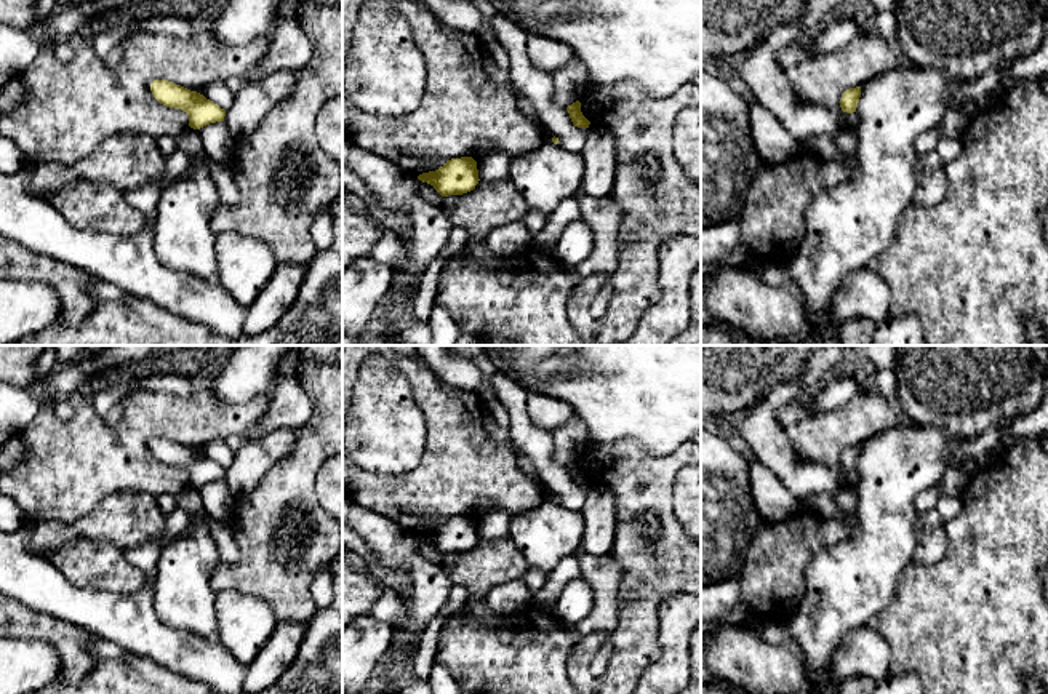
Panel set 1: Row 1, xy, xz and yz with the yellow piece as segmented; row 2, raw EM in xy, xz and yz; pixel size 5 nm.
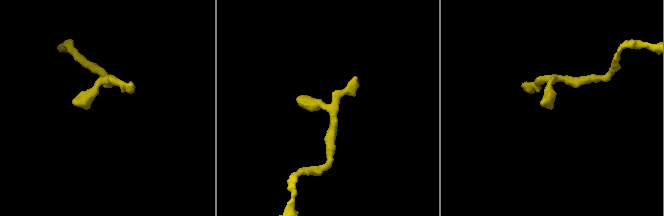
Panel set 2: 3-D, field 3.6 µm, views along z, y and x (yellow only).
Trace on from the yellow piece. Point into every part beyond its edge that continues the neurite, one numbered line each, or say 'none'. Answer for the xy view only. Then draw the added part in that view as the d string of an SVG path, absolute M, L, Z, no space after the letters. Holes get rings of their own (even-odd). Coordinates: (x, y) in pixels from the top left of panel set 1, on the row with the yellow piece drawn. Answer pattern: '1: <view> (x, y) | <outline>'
none

